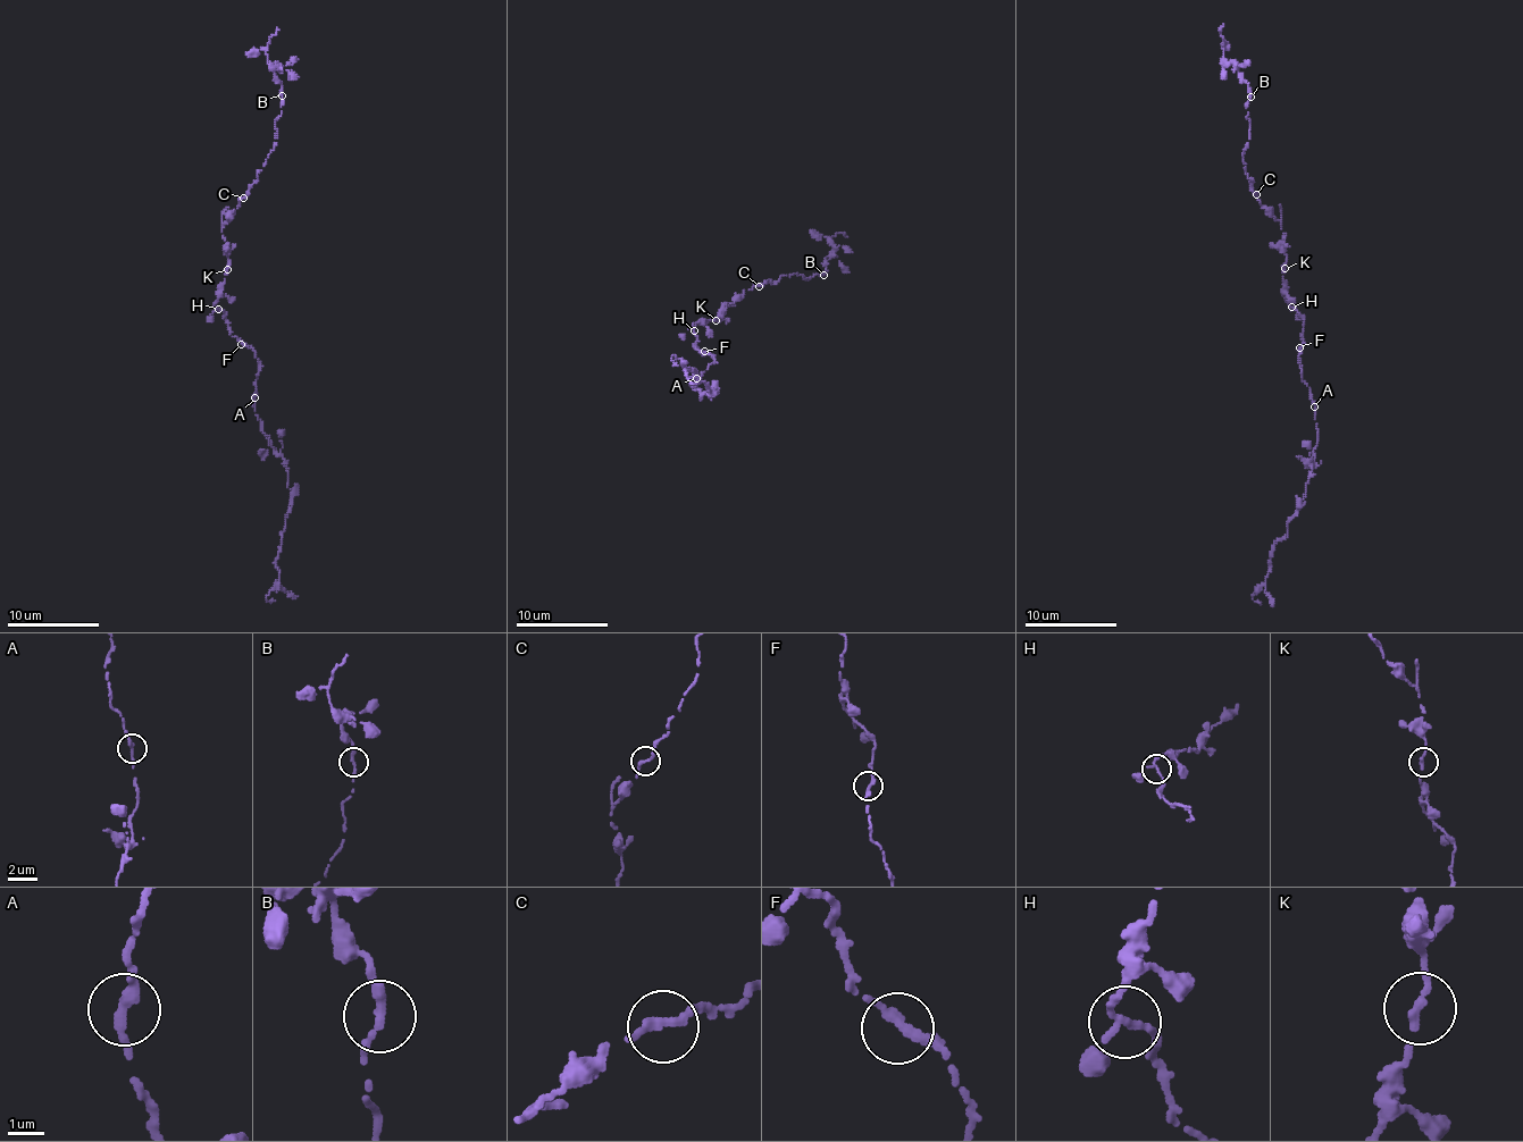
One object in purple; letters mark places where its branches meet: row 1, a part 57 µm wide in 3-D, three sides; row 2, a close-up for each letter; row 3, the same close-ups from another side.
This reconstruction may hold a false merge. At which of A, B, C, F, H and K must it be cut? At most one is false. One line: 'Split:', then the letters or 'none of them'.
Split: none of them

